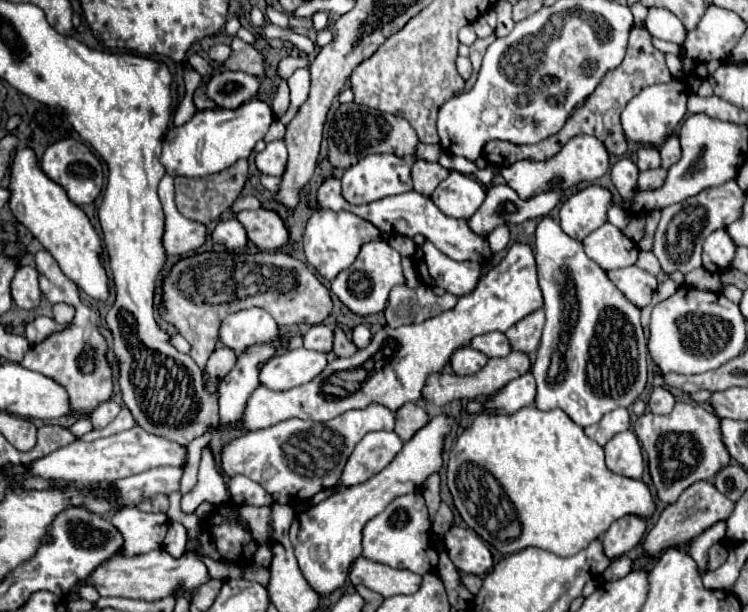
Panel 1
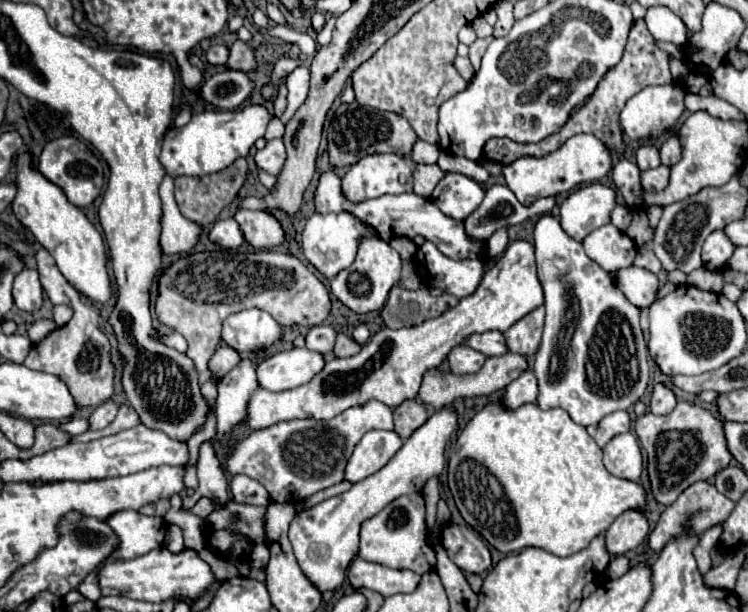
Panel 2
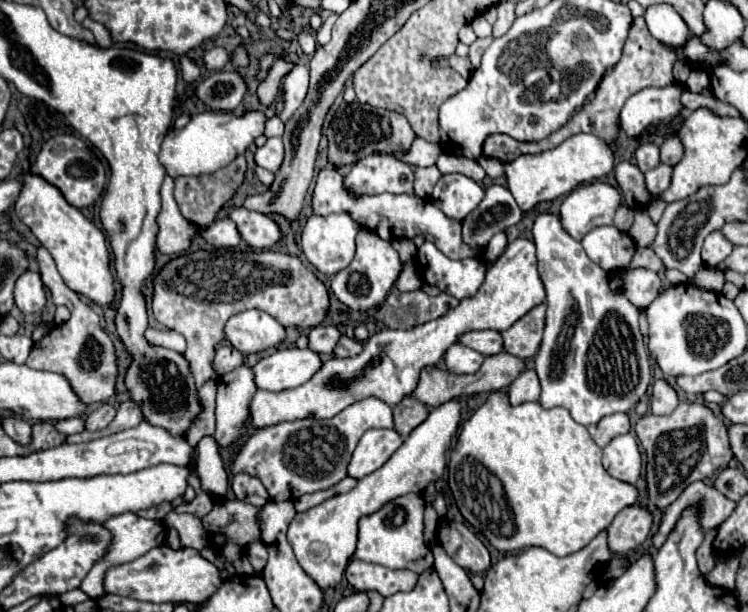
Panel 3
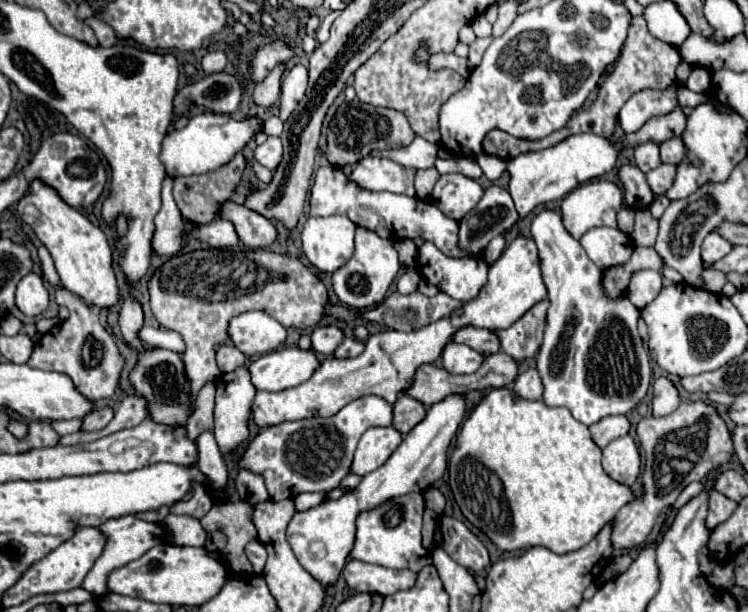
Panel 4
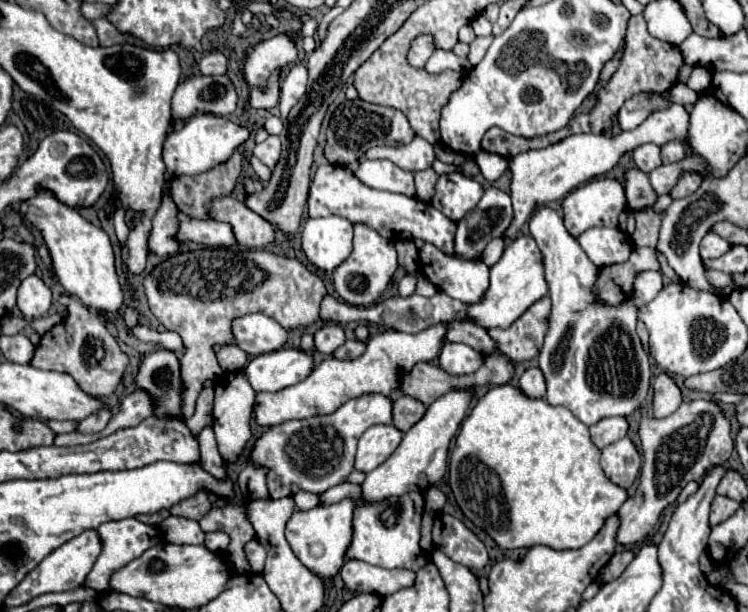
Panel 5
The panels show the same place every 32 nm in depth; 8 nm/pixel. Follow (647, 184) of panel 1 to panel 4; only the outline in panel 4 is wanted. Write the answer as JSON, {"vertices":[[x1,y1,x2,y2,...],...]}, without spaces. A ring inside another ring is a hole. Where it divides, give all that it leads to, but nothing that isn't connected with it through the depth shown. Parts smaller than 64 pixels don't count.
{"vertices":[[660,164,658,168,654,168,654,170,650,170,646,174,648,186,652,188,652,192,656,196,660,196,660,194,664,194,672,186,674,174,676,174,676,166,674,164]]}

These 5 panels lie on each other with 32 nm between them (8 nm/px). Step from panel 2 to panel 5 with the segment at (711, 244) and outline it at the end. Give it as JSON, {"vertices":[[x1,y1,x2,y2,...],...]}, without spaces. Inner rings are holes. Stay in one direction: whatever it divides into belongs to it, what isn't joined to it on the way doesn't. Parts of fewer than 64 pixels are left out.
{"vertices":[[708,232,700,244,700,256,702,260,714,260,714,258,724,256,730,248,732,248,730,242,716,236,716,232]]}

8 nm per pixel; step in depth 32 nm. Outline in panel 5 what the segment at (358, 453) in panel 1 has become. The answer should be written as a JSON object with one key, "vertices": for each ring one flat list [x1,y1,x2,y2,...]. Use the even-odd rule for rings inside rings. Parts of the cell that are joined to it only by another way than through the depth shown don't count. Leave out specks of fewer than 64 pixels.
{"vertices":[[392,424,370,426,358,442,354,470,364,472,364,474,372,472,398,448,400,440,402,440,402,432,394,428]]}

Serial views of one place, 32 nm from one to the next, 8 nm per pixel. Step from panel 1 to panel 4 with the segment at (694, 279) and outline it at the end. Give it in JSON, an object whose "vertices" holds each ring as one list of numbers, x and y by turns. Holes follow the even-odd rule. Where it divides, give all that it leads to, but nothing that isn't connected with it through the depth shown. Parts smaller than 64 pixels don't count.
{"vertices":[[704,268,702,280,704,280,704,288,706,288,708,292,720,294,720,292,722,292,722,286,726,284,726,274,722,274,722,272,714,270,714,268]]}

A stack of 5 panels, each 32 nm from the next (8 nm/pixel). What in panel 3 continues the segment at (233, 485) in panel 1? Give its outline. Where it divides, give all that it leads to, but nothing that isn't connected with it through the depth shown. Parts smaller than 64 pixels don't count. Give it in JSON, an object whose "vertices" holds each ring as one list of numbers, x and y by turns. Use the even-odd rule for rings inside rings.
{"vertices":[[236,474,234,480,232,480,232,490,234,490,236,500,248,502,248,504,254,504,254,506,266,504,270,500,262,482,258,478,248,476,248,474]]}

